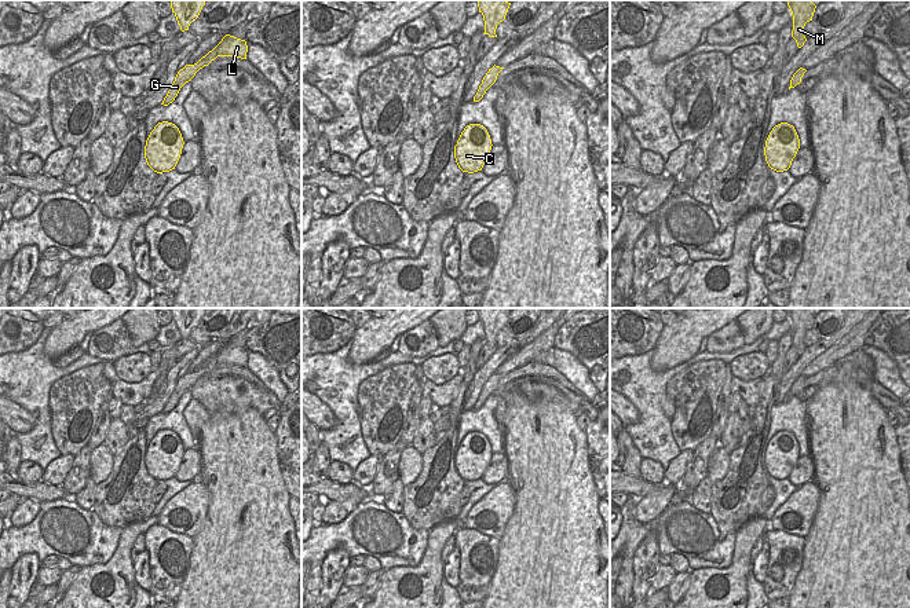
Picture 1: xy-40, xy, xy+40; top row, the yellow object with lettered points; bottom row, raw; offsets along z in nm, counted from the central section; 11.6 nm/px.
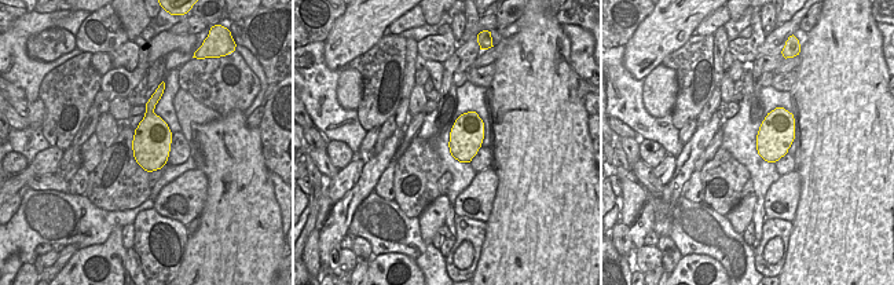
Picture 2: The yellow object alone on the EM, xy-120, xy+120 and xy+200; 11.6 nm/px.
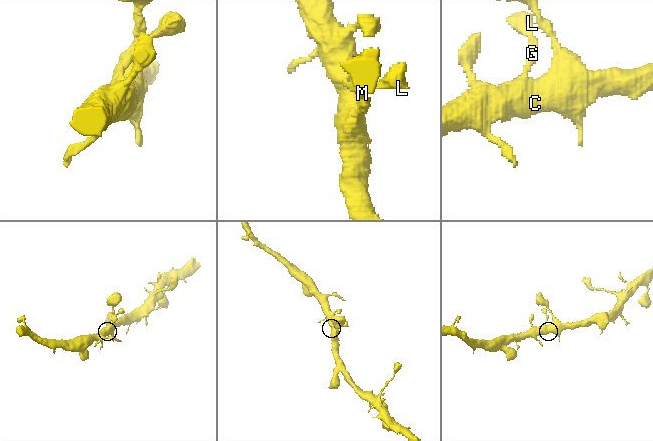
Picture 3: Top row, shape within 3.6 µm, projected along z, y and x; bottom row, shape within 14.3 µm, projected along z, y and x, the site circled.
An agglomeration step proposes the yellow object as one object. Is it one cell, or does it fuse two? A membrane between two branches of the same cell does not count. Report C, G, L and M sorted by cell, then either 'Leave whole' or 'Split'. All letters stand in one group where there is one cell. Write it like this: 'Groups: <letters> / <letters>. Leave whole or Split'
Groups: C G L M. Leave whole.

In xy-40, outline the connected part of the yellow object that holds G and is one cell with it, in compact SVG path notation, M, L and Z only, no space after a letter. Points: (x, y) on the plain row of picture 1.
M226 343L222 347L222 349L205 365L202 365L197 371L186 373L183 377L178 380L175 389L161 413L168 414L169 411L172 411L178 404L180 396L186 391L189 391L200 377L208 374L218 365L235 365L235 366L246 367L246 360L248 360L248 354L245 348Z

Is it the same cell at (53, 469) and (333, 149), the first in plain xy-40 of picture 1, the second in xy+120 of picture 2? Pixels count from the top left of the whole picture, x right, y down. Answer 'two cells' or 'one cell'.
two cells

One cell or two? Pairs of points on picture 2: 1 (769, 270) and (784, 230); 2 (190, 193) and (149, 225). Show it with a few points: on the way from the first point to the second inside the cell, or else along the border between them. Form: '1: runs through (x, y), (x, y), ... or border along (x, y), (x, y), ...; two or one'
1: runs through (759, 260), (759, 248), (772, 233); one
2: border along (153, 208), (158, 214), (173, 218), (184, 226); two

